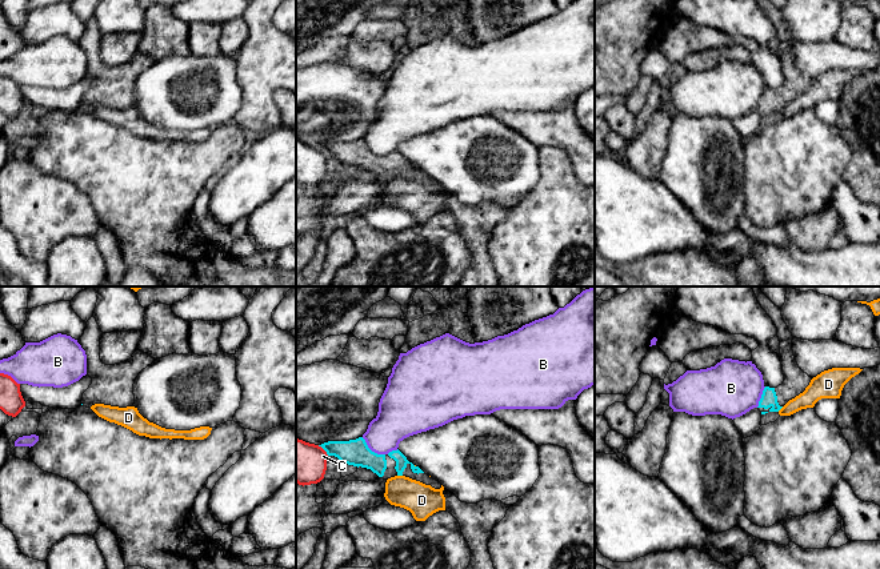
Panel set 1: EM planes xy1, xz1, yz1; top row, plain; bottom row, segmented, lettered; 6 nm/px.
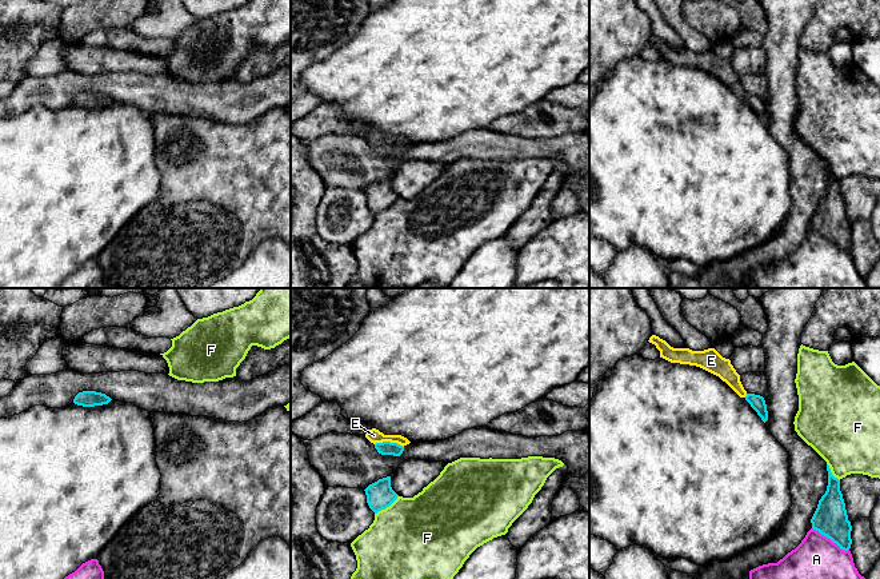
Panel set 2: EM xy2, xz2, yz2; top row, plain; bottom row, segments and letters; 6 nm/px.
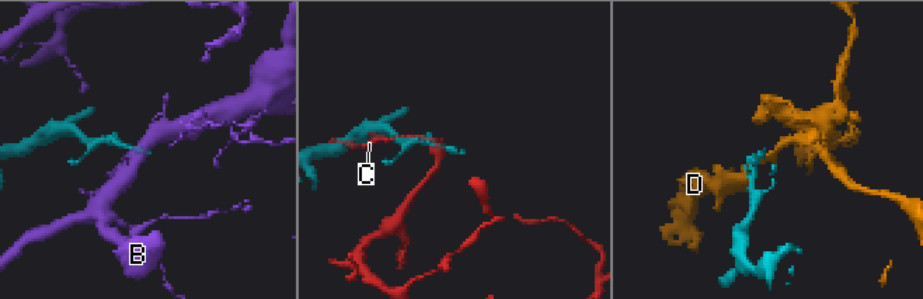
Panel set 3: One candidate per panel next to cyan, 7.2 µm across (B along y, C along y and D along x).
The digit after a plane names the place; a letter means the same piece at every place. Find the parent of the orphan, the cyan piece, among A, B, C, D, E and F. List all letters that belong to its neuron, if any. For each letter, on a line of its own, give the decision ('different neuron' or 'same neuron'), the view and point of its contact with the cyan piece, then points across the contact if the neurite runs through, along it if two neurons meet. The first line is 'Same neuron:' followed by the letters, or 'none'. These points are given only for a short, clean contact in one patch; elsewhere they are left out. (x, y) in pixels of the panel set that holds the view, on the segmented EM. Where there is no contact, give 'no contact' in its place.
Same neuron: E
A: different neuron | yz2 (831, 539)
B: different neuron | xz1 (371, 451) | along xz1 (362, 437), (372, 451), (384, 455)
C: different neuron | xz1 (323, 448) | along xz1 (318, 445), (328, 455)
D: different neuron | xz1 (400, 475) | along xz1 (398, 475), (402, 476)
E: same neuron | xz2 (390, 442) | across xz2 (386, 447), (390, 442), (382, 442), (374, 435)
F: different neuron | xz2 (387, 506)

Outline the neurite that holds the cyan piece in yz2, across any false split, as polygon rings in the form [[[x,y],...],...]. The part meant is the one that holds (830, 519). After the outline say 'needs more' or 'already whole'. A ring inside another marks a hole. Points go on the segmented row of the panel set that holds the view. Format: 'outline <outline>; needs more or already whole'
outline [[[827,464],[828,486],[819,500],[817,508],[811,519],[812,528],[831,539],[841,550],[848,551],[852,544],[852,526],[848,520],[845,503],[840,491],[840,480],[835,478]]]; already whole

